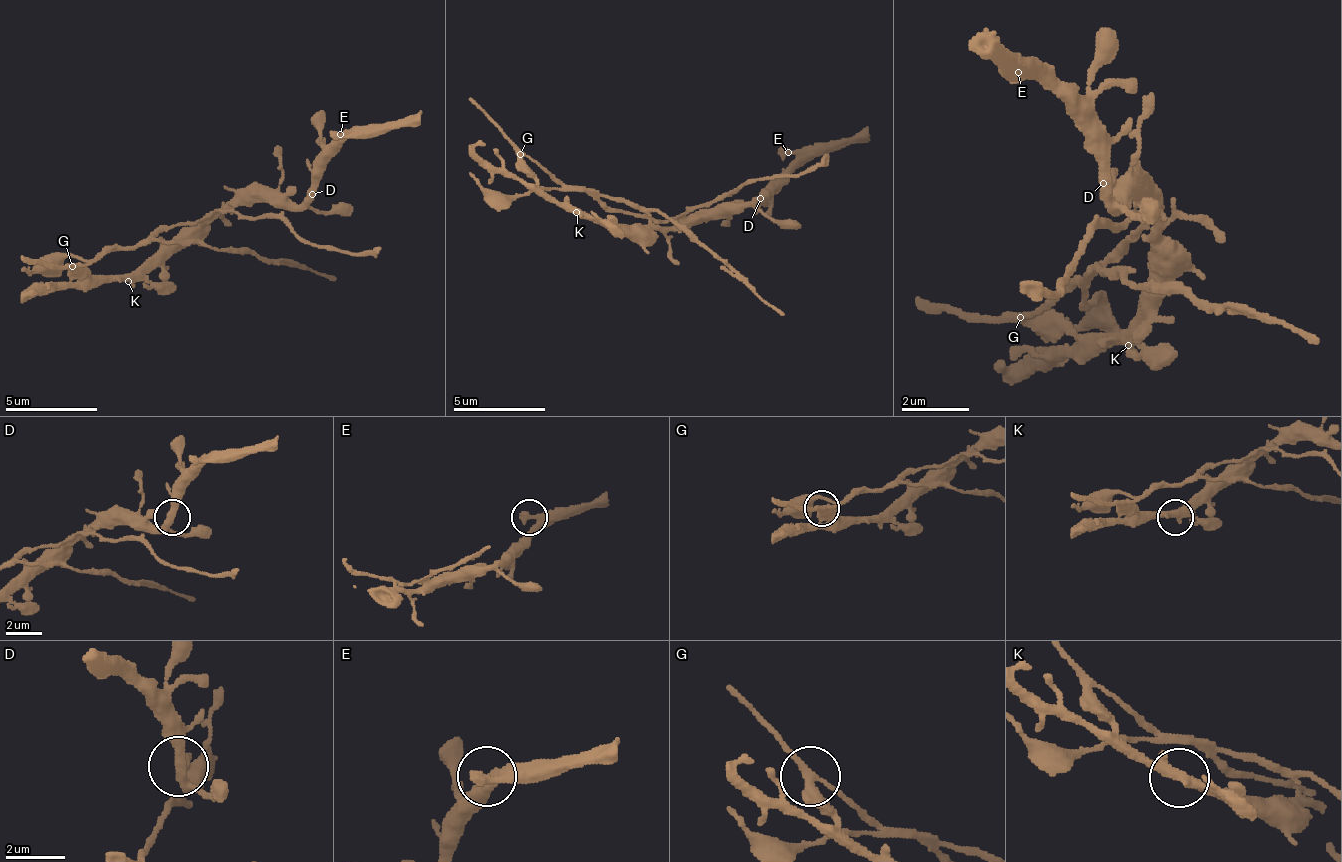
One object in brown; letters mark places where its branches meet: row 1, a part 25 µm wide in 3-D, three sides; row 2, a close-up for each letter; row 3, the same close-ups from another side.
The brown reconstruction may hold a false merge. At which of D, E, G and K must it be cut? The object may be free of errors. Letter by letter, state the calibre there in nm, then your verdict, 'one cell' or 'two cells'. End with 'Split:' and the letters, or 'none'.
D: calibre 320 nm; one cell
E: calibre 340 nm; one cell
G: calibre 300 nm; two cells
K: calibre 320 nm; one cell
Split: G

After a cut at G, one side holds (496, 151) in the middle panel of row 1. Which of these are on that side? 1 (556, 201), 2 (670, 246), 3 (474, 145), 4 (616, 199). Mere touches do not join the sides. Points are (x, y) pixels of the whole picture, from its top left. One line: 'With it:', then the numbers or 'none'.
With it: 1, 2, 3

